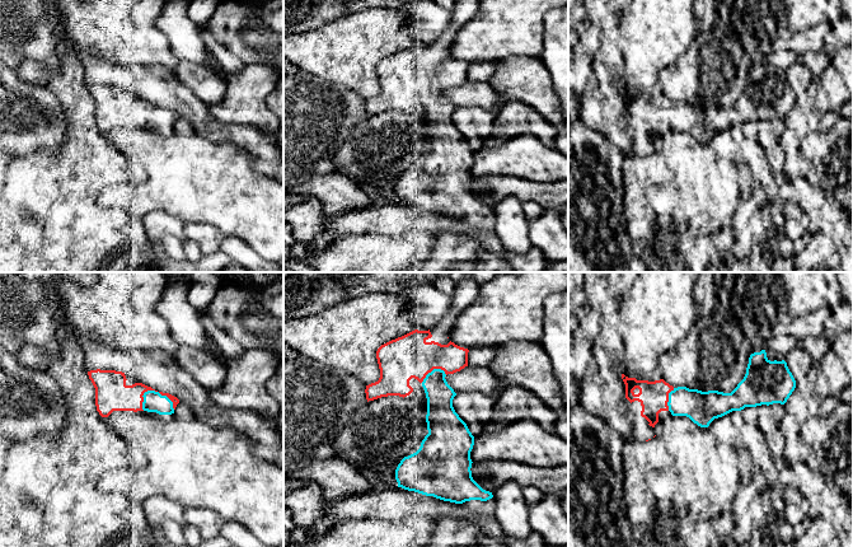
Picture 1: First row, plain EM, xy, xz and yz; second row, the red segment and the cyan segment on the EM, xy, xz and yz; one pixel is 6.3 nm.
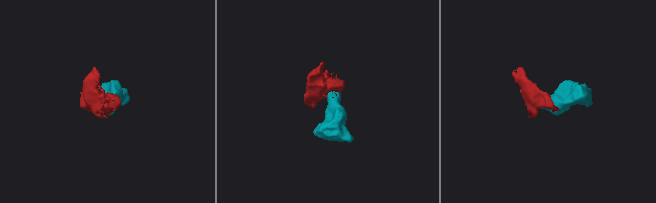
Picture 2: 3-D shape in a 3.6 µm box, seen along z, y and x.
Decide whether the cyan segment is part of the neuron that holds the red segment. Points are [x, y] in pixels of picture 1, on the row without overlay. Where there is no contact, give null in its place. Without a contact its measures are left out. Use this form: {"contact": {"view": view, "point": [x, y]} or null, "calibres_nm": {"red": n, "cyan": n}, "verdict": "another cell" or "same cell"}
{"contact": {"view": "xy", "point": [160, 108]}, "calibres_nm": {"red": 170, "cyan": 130}, "verdict": "same cell"}

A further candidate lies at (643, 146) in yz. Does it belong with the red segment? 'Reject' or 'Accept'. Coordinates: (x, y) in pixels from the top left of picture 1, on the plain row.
Accept

